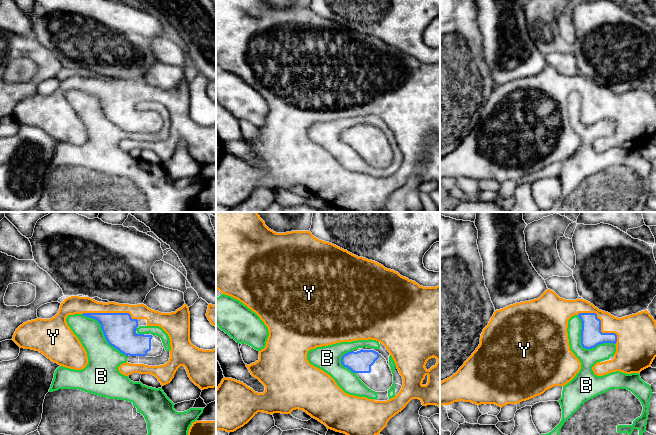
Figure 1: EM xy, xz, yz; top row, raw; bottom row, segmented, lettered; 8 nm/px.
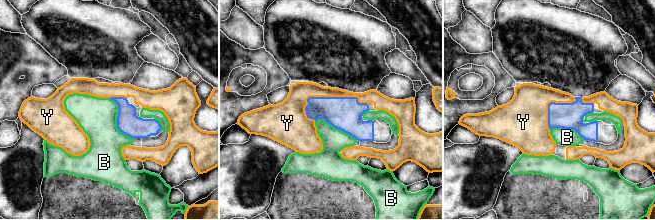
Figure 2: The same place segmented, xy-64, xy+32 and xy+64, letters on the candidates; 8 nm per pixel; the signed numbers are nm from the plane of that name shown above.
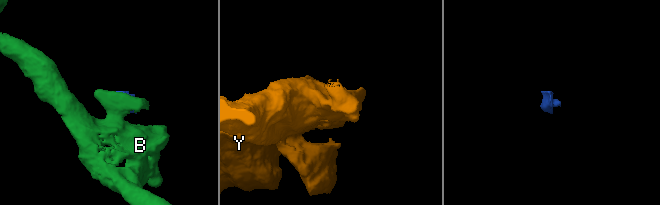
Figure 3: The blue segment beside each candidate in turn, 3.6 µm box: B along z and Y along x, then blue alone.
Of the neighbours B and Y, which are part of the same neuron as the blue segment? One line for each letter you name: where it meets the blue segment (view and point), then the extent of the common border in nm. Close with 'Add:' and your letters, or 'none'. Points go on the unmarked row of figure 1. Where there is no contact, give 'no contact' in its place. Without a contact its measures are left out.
Y: contact yz (600, 101); length 400 nm
Add: Y

